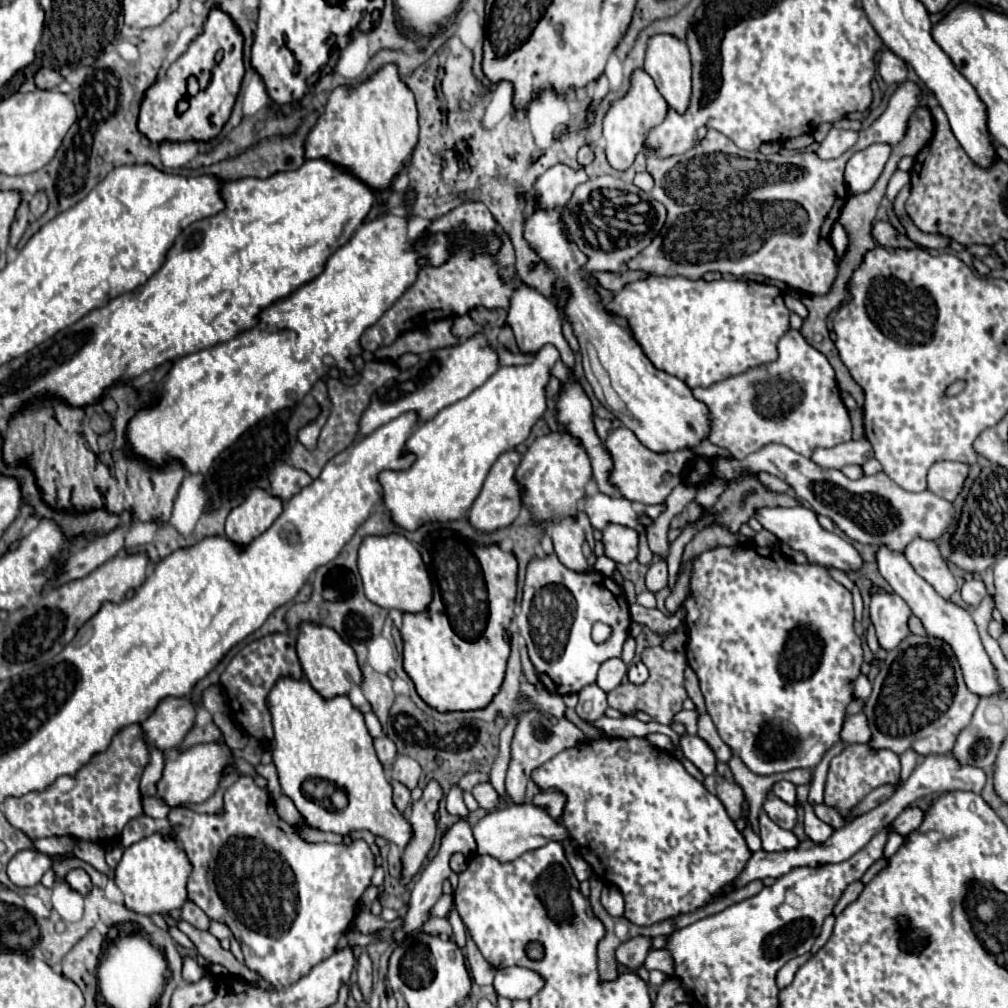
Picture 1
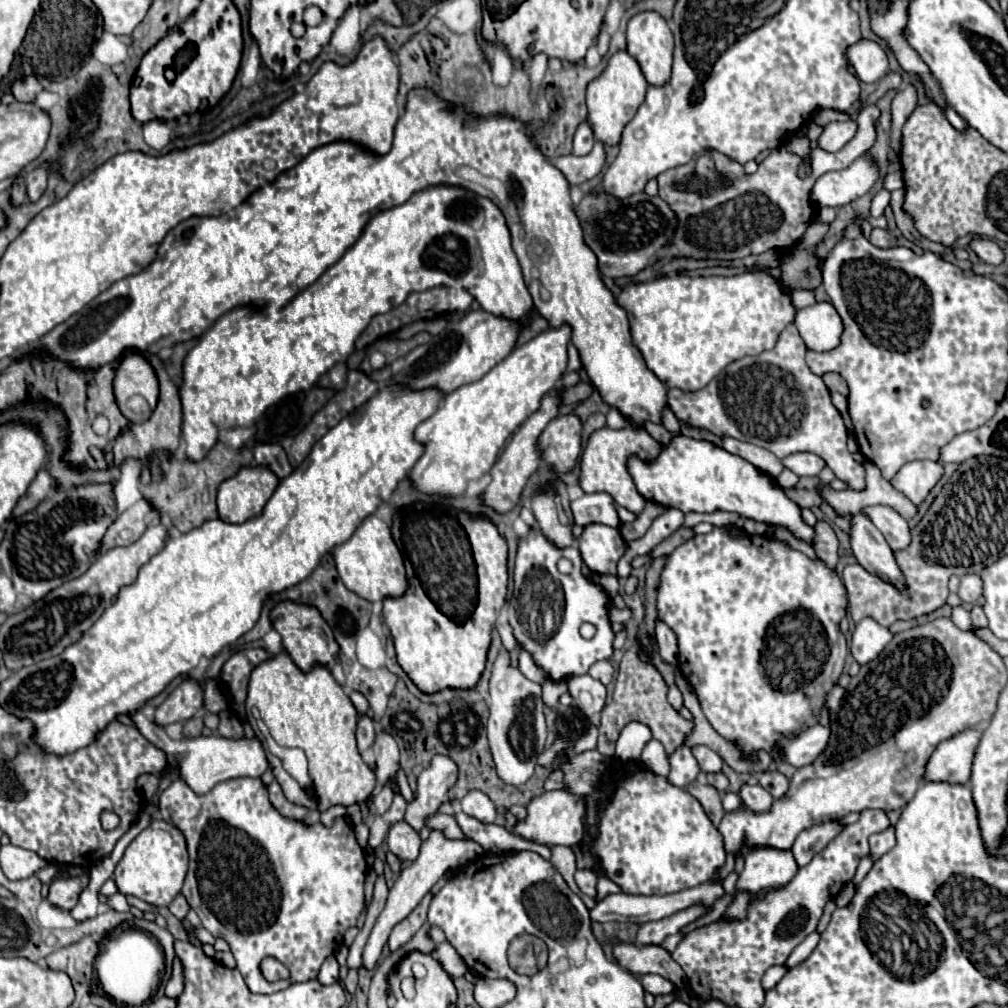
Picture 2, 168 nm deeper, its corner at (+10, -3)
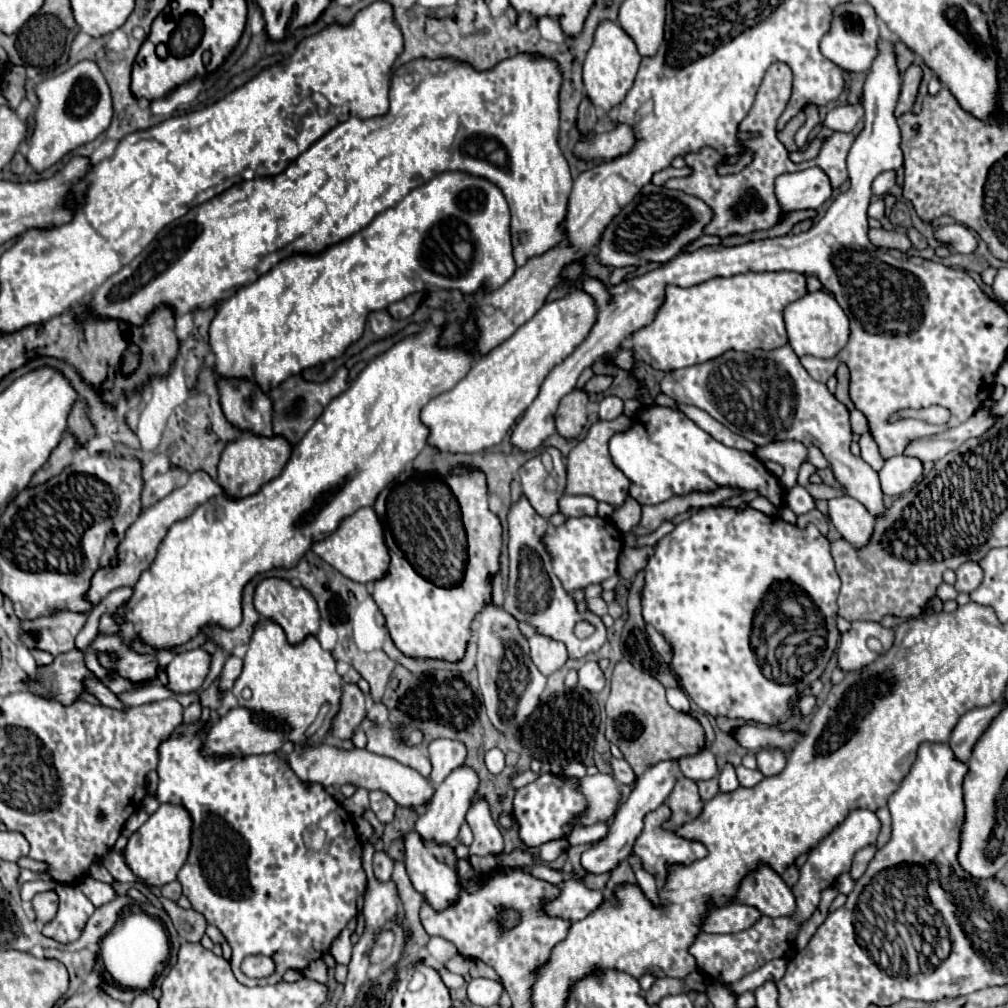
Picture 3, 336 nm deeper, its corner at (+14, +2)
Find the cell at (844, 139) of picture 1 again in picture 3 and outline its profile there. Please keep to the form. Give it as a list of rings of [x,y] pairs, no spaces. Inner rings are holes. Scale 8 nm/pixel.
[[[845,105],[845,107],[835,107],[827,113],[823,125],[833,129],[833,131],[853,131],[855,123],[863,117],[863,107],[861,105]]]

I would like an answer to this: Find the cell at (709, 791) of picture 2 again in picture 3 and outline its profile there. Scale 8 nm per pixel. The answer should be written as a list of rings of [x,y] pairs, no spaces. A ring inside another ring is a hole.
[[[683,775],[677,779],[675,789],[669,795],[667,803],[671,803],[671,811],[673,811],[671,821],[665,823],[667,829],[681,827],[683,823],[697,819],[697,815],[701,815],[703,805],[705,805],[705,801],[699,795],[697,783],[693,783],[693,779],[685,779]]]

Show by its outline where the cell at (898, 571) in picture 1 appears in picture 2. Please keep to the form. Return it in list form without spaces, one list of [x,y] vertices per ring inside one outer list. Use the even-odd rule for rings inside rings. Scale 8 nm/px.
[[[853,514],[849,528],[849,542],[855,560],[881,580],[889,580],[901,588],[901,570],[897,568],[893,550],[881,532],[873,526],[873,522],[865,514]]]

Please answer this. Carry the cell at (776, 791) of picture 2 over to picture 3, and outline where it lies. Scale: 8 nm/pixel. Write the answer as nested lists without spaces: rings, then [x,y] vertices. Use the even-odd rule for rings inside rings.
[[[761,749],[757,753],[757,769],[765,775],[765,777],[773,777],[779,775],[785,769],[785,755],[777,749]]]

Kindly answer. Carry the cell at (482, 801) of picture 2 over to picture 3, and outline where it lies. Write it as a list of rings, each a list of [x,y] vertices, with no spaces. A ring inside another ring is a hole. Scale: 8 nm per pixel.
[[[477,797],[471,803],[465,821],[473,831],[469,855],[497,855],[503,851],[503,837],[497,823],[491,817],[489,803],[485,801],[485,797]]]

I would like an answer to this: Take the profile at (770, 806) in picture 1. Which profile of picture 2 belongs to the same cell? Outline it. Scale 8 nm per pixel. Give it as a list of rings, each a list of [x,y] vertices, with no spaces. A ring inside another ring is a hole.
[[[741,784],[739,796],[741,796],[743,804],[749,806],[753,812],[767,812],[769,804],[773,804],[773,796],[769,796],[769,792],[759,784],[755,784],[755,786]]]

